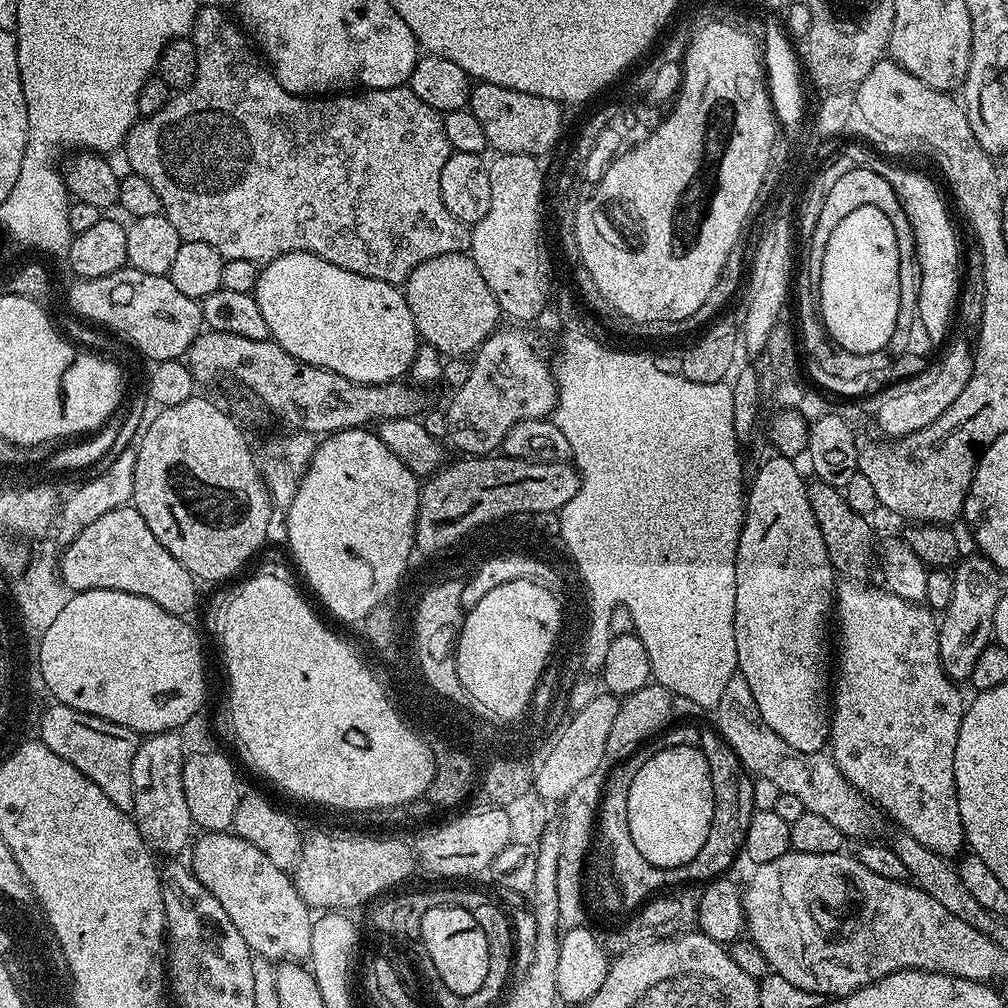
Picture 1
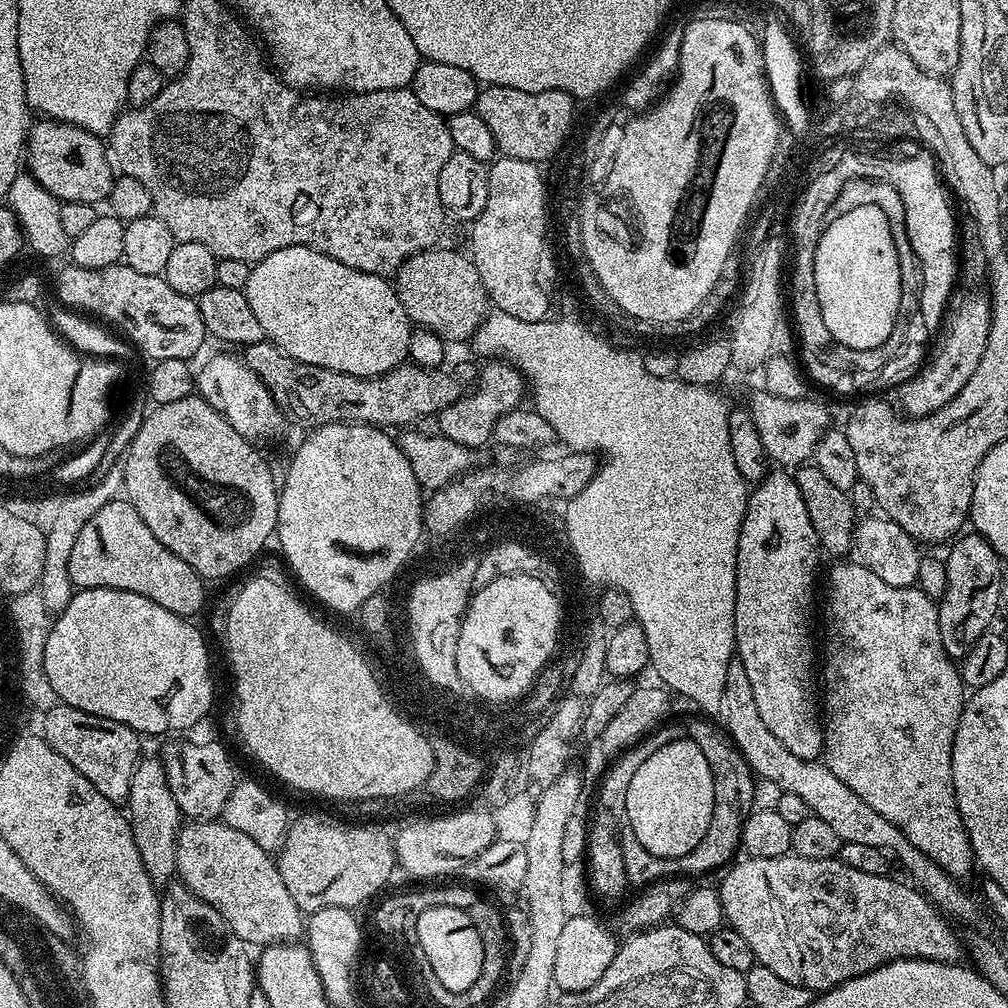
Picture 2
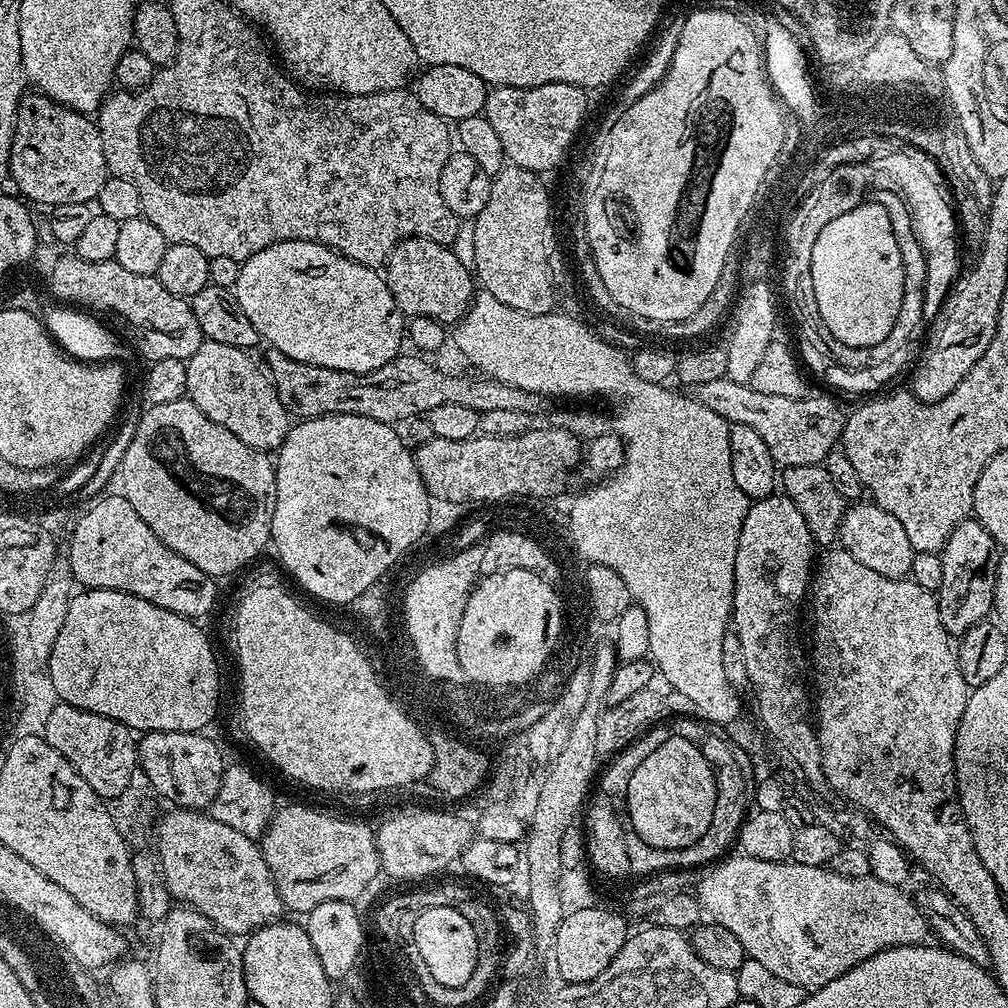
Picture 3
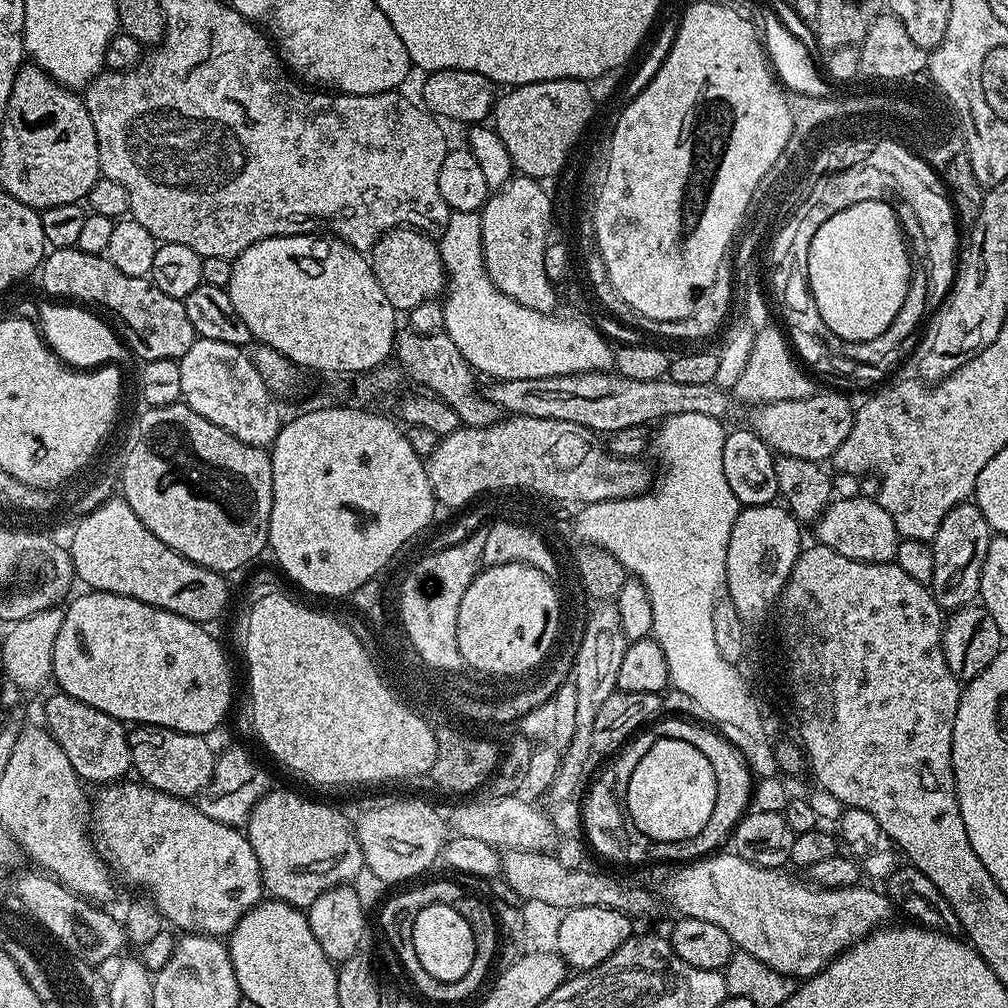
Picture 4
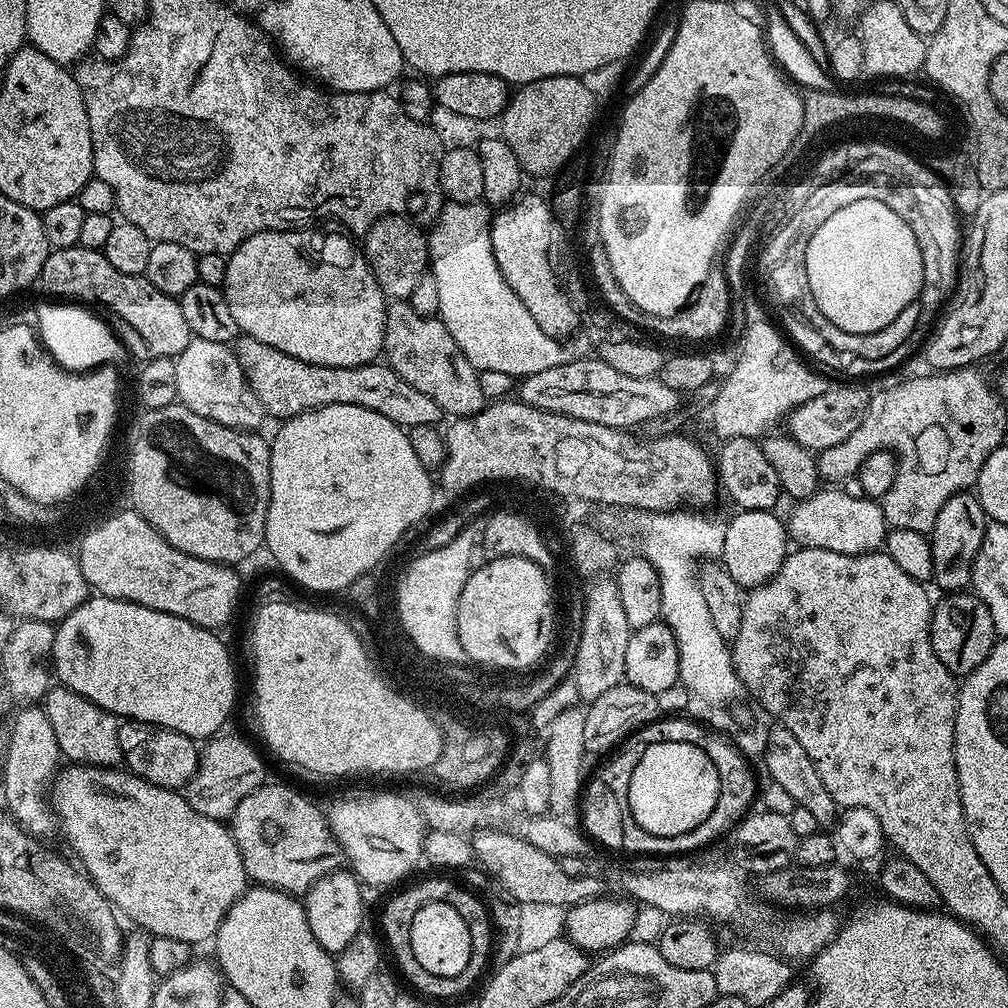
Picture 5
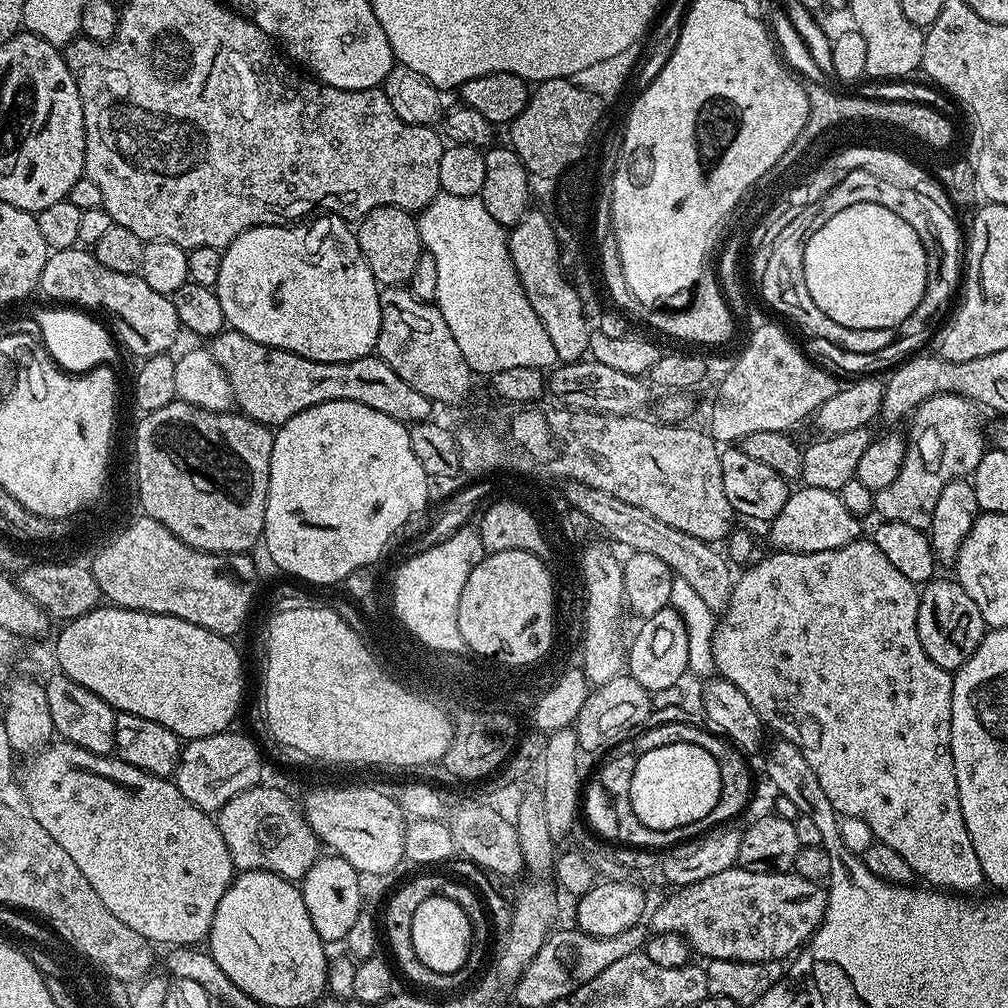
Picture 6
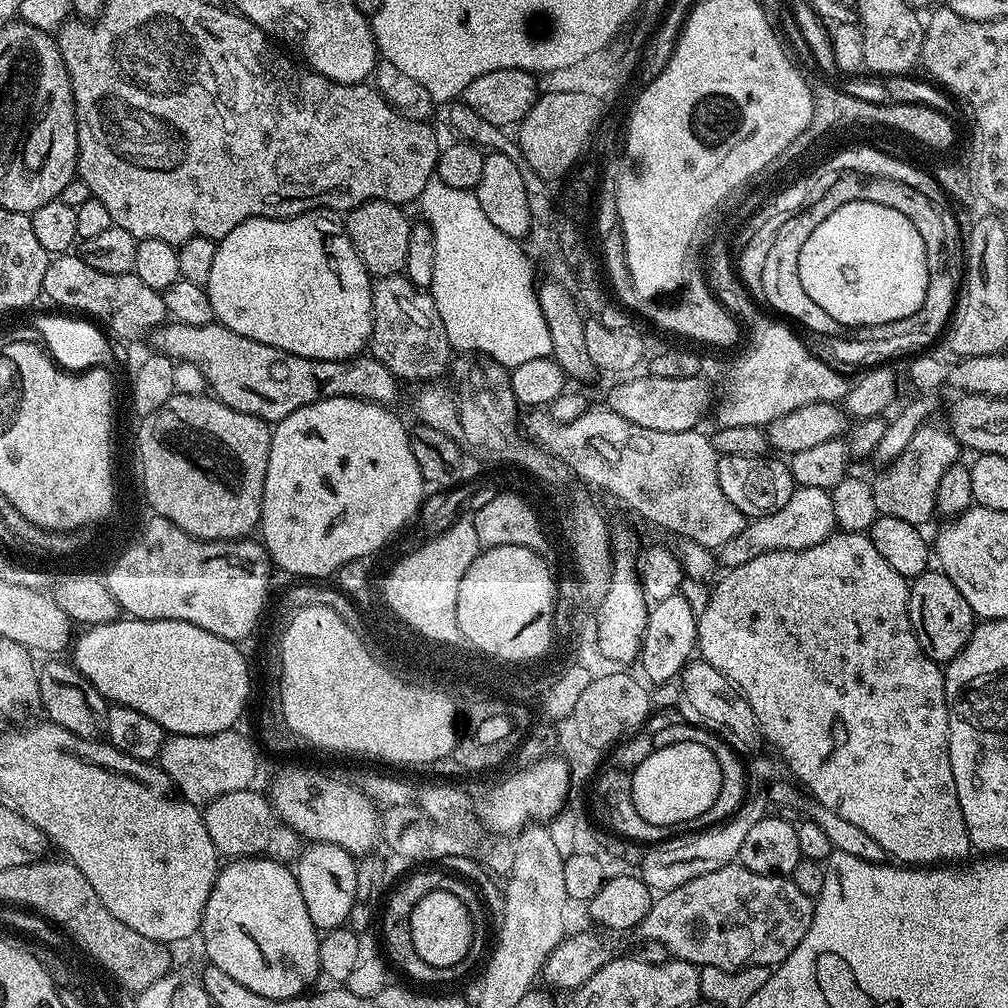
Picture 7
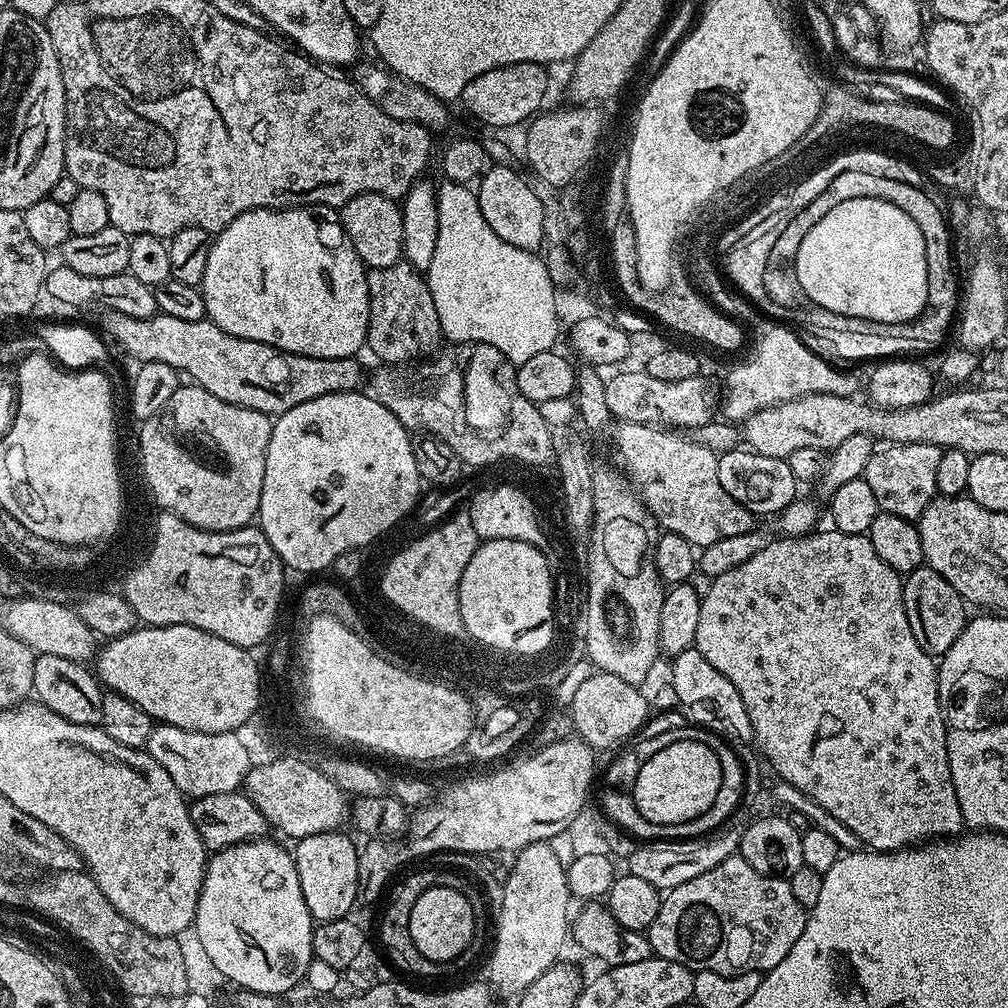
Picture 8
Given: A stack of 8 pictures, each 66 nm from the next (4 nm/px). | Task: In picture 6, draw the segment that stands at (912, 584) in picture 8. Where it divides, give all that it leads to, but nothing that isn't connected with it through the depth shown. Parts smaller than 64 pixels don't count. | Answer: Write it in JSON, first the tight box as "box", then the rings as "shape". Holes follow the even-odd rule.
{"box":[918,578,986,672],"shape":[[[934,578],[921,589],[918,612],[918,634],[922,648],[930,660],[943,669],[954,672],[968,660],[980,645],[986,631],[981,611],[970,594],[955,579]]]}

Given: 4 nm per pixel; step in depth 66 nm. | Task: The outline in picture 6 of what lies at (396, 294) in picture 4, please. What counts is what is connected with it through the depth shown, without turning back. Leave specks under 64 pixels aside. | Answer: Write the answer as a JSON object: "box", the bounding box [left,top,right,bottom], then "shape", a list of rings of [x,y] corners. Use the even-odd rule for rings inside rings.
{"box":[355,206,422,286],"shape":[[[382,206],[370,210],[355,225],[356,241],[374,274],[377,285],[404,286],[414,274],[414,266],[418,266],[418,258],[422,251],[417,217],[413,213],[395,208]]]}

